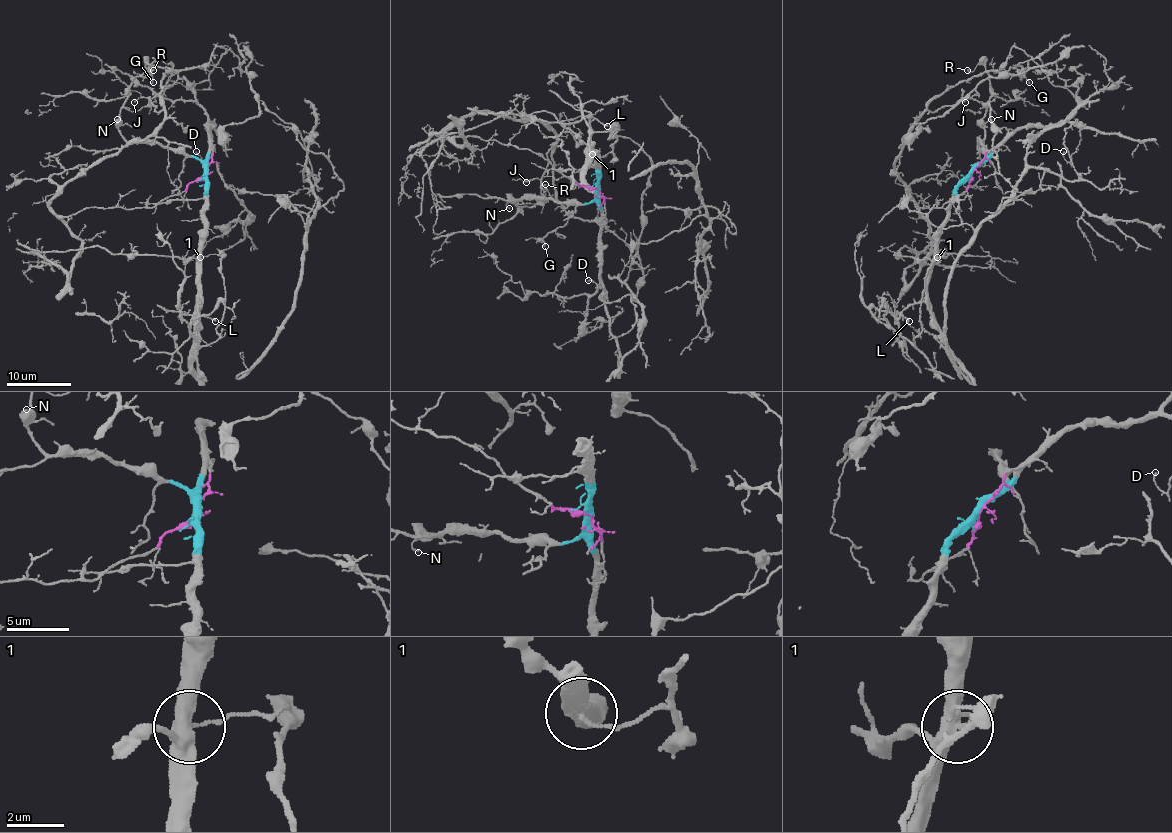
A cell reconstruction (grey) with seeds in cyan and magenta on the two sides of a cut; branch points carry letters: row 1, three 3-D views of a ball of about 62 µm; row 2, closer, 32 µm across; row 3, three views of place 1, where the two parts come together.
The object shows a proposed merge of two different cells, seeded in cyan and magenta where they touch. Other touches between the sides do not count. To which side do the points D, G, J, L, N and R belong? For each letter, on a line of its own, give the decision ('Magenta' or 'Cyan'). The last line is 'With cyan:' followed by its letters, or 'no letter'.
D: Cyan
G: Magenta
J: Magenta
L: Cyan
N: Cyan
R: Cyan
With cyan: D, L, N, R

